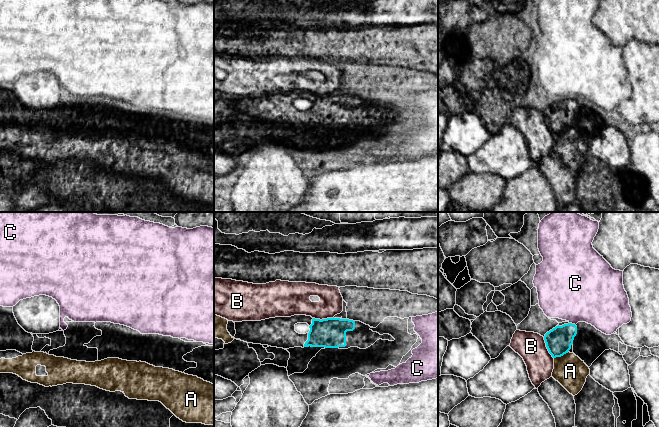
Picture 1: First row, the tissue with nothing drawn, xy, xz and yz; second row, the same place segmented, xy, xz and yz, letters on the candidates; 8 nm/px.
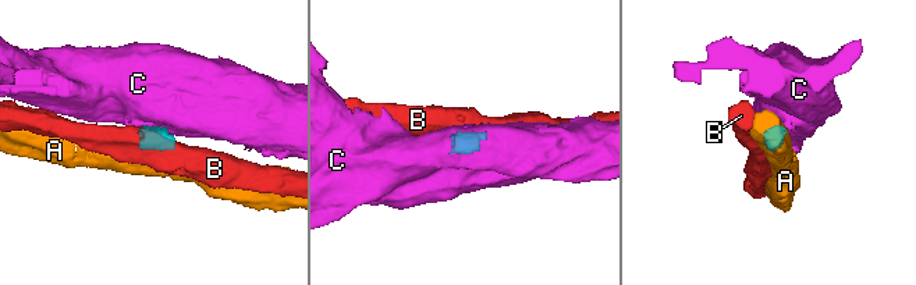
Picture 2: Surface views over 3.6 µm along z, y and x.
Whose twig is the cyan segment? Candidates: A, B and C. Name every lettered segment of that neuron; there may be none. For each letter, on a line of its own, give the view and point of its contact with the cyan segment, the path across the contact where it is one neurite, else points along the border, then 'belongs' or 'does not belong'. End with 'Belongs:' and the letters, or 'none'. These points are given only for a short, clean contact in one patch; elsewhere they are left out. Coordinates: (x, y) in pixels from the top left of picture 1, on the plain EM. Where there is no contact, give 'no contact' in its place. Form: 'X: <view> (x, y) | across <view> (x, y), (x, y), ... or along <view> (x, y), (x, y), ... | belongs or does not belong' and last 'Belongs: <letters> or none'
A: yz (561, 131) | along yz (568, 128), (554, 134) | does not belong
B: yz (547, 124) | along yz (543, 113), (546, 124), (553, 134) | does not belong
C: yz (571, 99) | does not belong
Belongs: none

